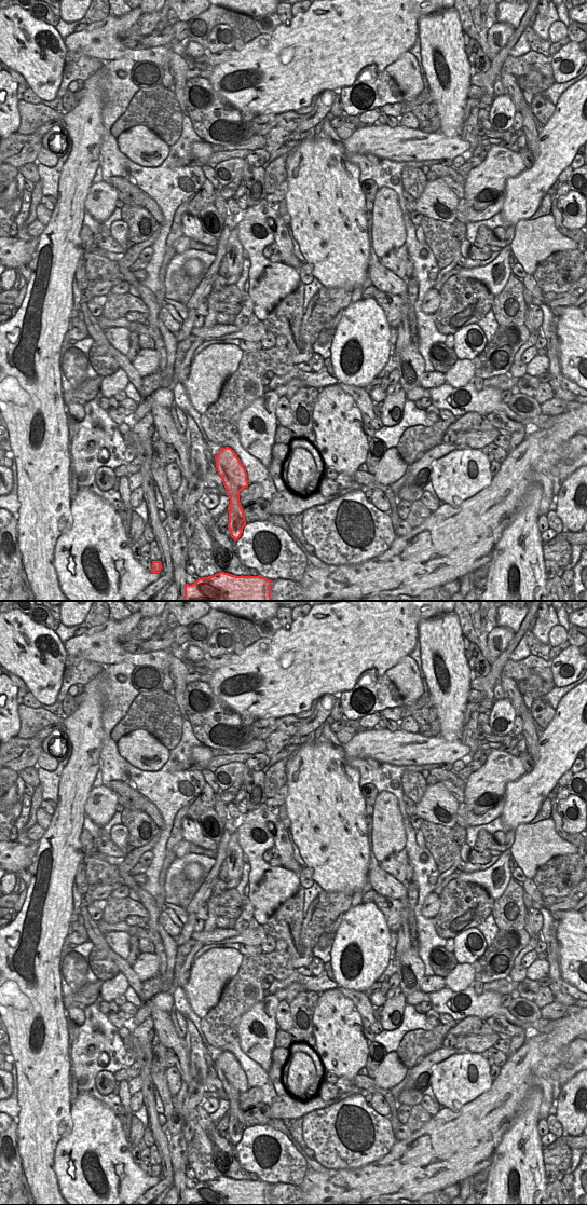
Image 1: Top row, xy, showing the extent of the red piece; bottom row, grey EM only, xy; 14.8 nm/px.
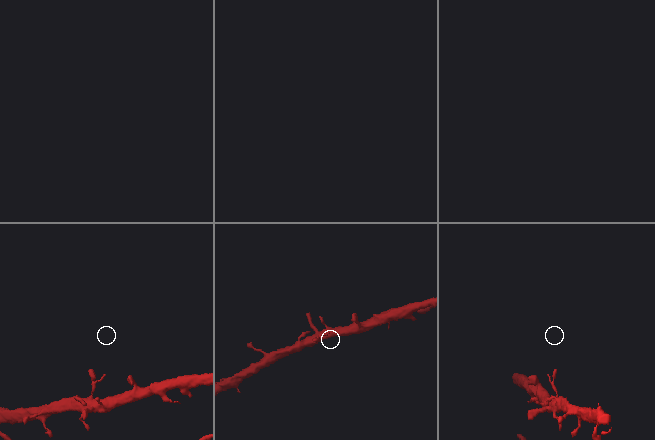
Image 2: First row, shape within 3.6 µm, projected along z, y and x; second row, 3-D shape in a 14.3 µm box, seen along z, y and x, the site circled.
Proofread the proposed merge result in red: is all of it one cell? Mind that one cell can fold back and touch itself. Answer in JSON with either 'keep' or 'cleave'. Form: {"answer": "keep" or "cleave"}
{"answer": "keep"}

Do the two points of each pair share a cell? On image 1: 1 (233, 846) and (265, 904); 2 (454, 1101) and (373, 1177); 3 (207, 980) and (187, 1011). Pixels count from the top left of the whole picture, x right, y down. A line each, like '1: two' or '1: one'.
1: two
2: two
3: two

